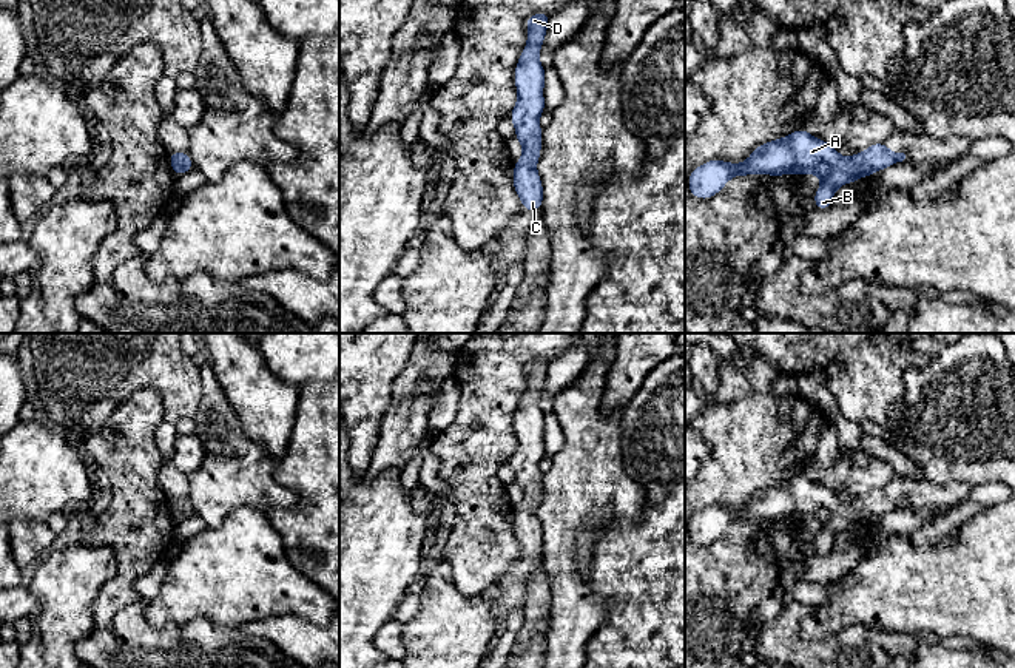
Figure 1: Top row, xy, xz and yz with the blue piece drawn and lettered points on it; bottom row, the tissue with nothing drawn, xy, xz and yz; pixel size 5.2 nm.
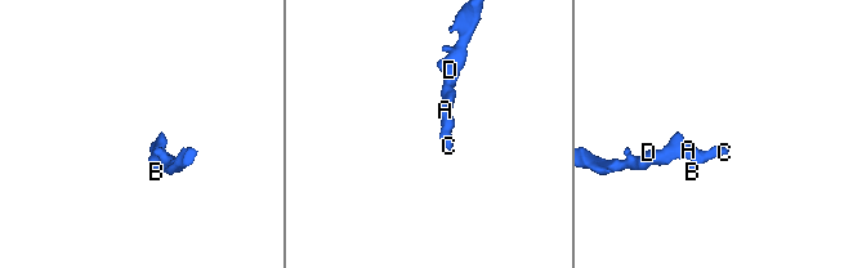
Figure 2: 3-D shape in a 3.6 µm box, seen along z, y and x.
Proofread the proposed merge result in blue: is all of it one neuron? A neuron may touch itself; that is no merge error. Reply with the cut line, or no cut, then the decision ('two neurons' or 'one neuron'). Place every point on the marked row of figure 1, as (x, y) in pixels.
cut none; one neuron

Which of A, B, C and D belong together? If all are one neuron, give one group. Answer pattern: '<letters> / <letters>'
A B C D

